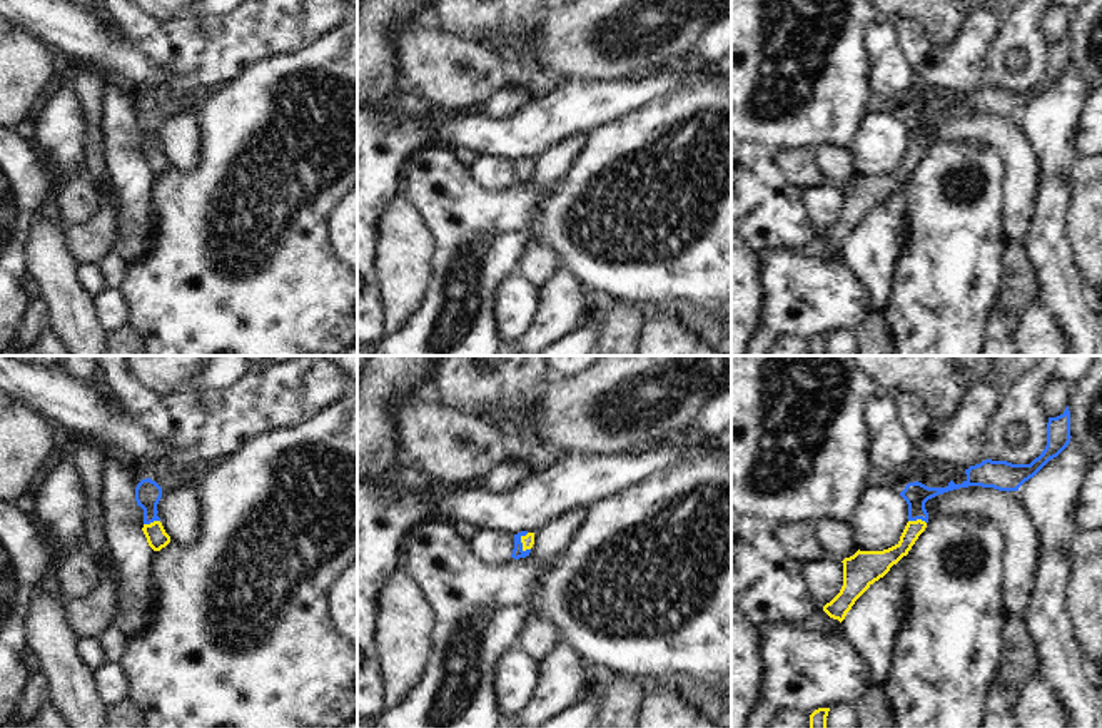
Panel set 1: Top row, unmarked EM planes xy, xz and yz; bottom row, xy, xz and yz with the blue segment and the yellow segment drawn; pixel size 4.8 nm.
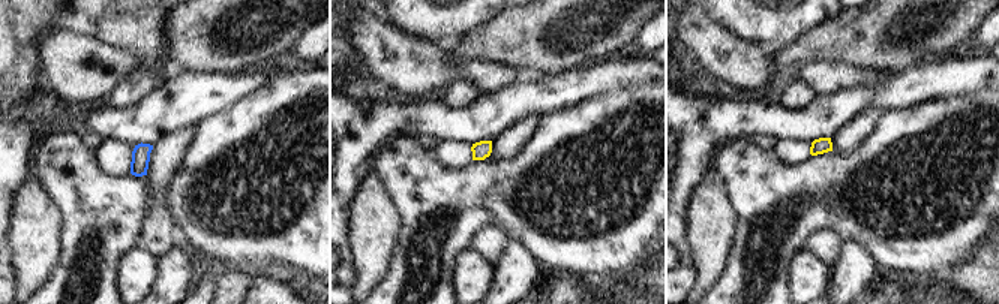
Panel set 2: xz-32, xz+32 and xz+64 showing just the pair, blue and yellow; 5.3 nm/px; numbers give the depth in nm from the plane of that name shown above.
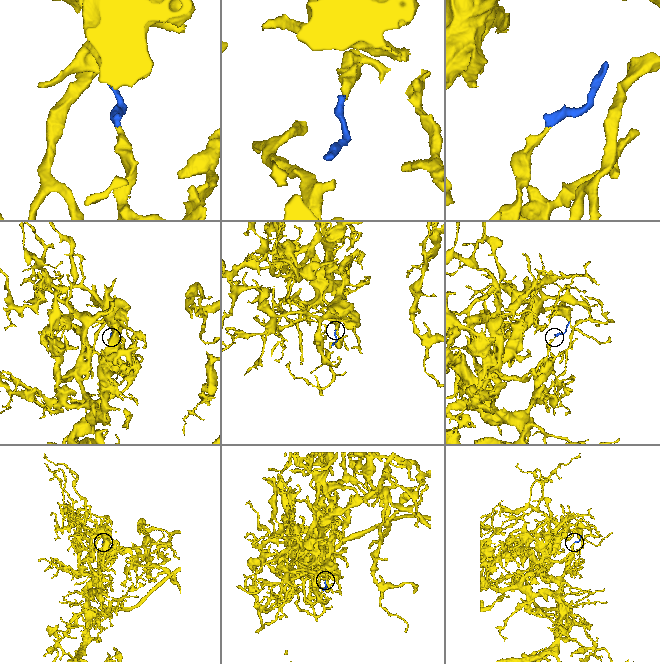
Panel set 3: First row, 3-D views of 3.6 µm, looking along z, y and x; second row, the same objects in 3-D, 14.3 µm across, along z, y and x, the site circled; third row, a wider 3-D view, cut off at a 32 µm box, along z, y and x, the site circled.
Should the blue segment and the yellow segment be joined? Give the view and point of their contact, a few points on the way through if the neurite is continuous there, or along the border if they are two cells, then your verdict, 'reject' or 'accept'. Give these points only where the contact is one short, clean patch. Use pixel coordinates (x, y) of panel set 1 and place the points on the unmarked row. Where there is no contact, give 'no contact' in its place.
meets blue in xz at (520, 167); runs through xz (518, 177), (520, 167), (528, 166); accept

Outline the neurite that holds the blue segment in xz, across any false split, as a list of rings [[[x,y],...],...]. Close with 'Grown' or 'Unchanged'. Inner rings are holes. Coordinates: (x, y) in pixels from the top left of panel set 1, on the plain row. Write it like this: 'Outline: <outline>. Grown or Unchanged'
Outline: [[[521,157],[514,160],[514,175],[511,184],[519,185],[529,182],[533,170],[534,170],[534,159]]]. Grown

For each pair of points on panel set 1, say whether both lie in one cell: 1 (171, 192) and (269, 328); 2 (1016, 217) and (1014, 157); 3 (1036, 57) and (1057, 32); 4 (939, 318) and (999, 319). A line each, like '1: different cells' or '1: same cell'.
1: same cell
2: same cell
3: different cells
4: different cells

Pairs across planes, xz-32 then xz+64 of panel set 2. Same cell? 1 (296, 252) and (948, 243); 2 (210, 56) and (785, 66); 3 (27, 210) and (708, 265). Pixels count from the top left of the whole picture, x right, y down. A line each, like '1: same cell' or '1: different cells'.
1: same cell
2: same cell
3: same cell

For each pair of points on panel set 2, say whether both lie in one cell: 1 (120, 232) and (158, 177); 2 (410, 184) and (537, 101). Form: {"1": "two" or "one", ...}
{"1": "two", "2": "two"}

